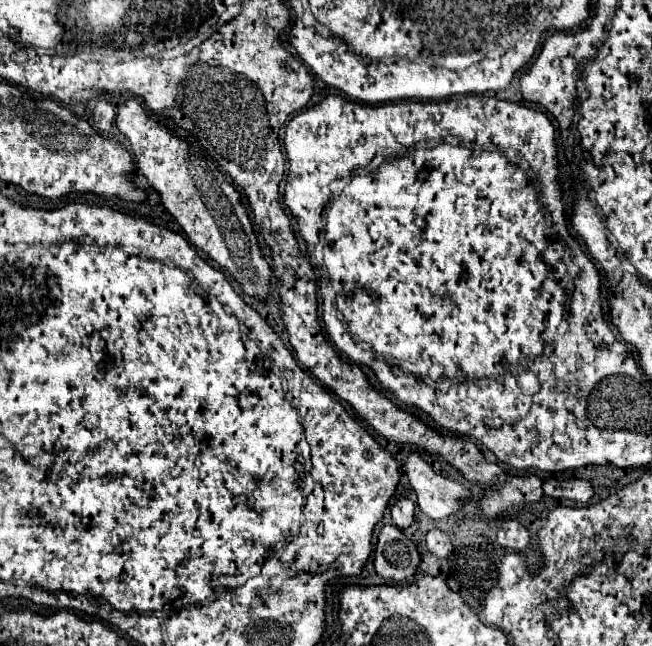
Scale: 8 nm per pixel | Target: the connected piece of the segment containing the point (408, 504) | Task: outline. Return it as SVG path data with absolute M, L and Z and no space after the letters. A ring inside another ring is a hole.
M401 497L393 507L391 507L391 517L393 517L393 525L399 527L401 531L405 531L407 527L411 527L413 517L415 517L415 503L407 497Z

